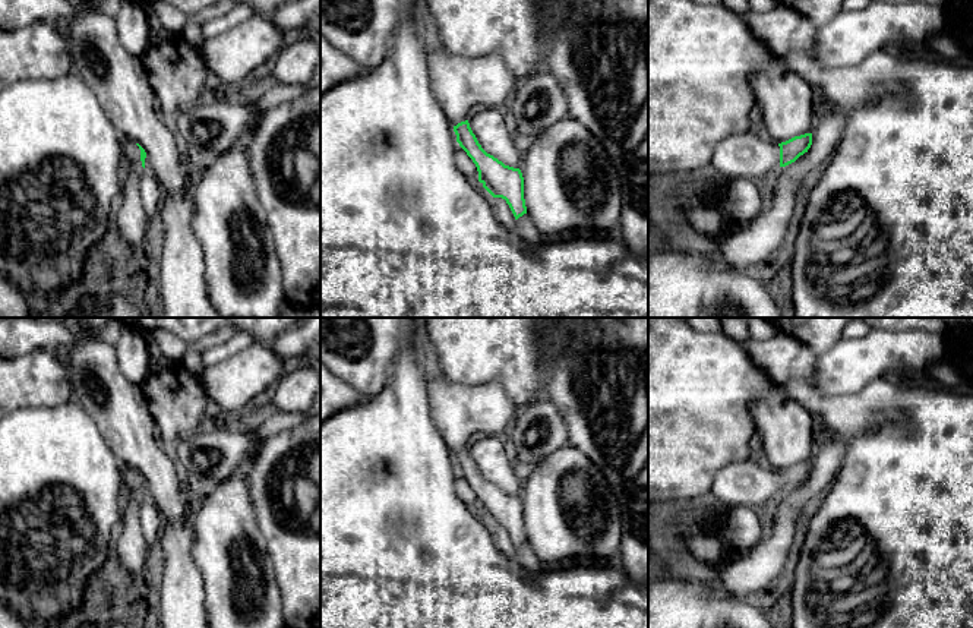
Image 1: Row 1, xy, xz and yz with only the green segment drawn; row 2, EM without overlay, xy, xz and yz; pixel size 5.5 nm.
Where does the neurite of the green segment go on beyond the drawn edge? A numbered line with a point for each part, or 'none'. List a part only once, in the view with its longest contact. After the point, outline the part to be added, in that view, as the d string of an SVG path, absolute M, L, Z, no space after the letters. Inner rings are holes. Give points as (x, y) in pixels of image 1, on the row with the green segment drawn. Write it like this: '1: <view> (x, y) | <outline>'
1: xy (130, 151) | M121 138L121 152L123 152L123 168L140 168L140 149L136 142Z

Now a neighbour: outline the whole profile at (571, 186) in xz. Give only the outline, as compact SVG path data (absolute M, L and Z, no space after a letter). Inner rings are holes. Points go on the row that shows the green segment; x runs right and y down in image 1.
M565 119L524 145L527 215L547 239L571 234L617 234L622 215L620 176L601 142L579 122Z

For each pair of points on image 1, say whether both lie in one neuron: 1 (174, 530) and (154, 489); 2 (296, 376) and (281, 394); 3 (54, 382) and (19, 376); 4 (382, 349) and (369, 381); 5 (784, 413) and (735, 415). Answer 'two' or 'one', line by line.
1: one
2: one
3: one
4: one
5: two

